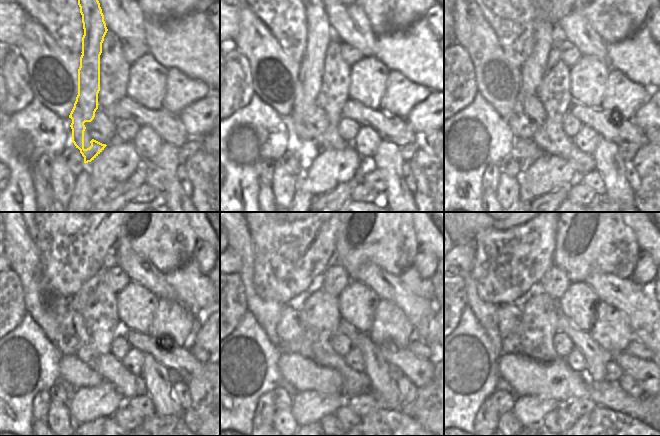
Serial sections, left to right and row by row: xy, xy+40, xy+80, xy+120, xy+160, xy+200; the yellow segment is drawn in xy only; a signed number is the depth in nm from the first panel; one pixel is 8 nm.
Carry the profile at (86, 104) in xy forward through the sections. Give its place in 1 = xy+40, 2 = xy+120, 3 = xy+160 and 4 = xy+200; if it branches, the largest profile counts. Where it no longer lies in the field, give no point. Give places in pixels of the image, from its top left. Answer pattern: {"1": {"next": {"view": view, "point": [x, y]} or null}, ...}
{"1": {"next": {"view": "xy+40", "point": [305, 108]}}, "2": {"next": {"view": "xy+120", "point": [80, 333]}}, "3": {"next": {"view": "xy+160", "point": [317, 283]}}, "4": {"next": {"view": "xy+200", "point": [536, 289]}}}

